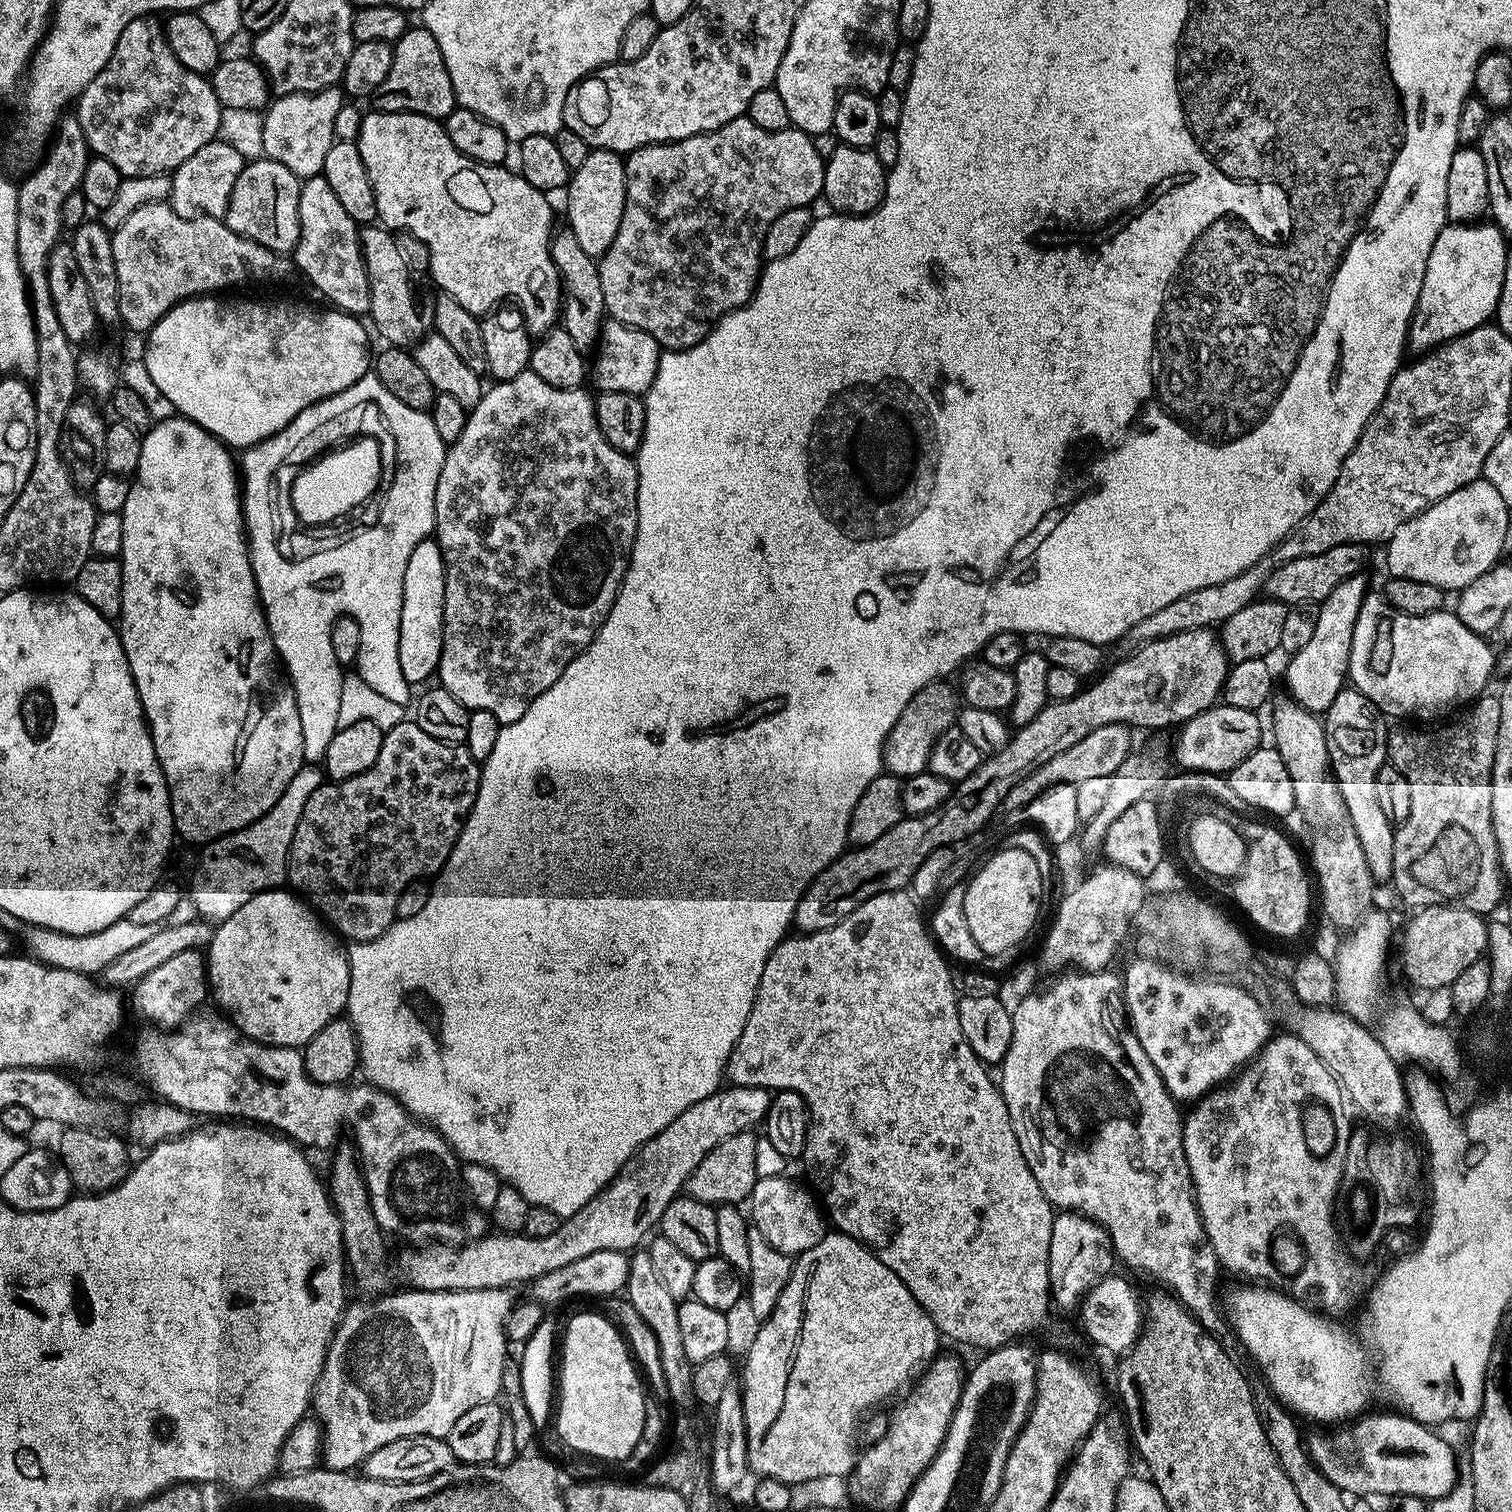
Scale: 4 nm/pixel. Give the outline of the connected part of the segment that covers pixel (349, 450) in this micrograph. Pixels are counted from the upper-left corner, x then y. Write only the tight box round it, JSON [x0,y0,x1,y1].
[291,436,381,524]

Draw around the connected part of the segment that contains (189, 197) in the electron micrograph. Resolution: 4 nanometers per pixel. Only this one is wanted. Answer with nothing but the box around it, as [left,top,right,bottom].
[167,138,245,218]

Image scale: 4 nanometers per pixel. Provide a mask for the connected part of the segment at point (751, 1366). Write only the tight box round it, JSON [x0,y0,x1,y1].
[738,1230,942,1486]

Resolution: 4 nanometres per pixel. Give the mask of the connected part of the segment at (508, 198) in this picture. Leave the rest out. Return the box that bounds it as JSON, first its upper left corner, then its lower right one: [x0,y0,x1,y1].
[355,111,562,338]

